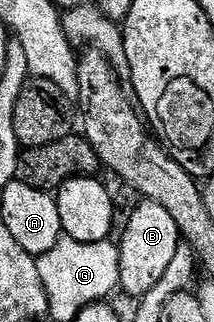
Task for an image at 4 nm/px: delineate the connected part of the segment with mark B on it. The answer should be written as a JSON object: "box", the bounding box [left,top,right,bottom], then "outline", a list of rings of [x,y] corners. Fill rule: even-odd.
{"box":[118,200,181,300],"outline":[[[143,200],[133,213],[133,218],[129,220],[128,232],[125,238],[118,245],[119,259],[121,260],[121,276],[119,284],[122,293],[132,294],[135,300],[141,300],[161,276],[165,276],[165,271],[173,261],[173,255],[181,244],[181,235],[177,228],[173,216],[161,208],[161,204]]]}

